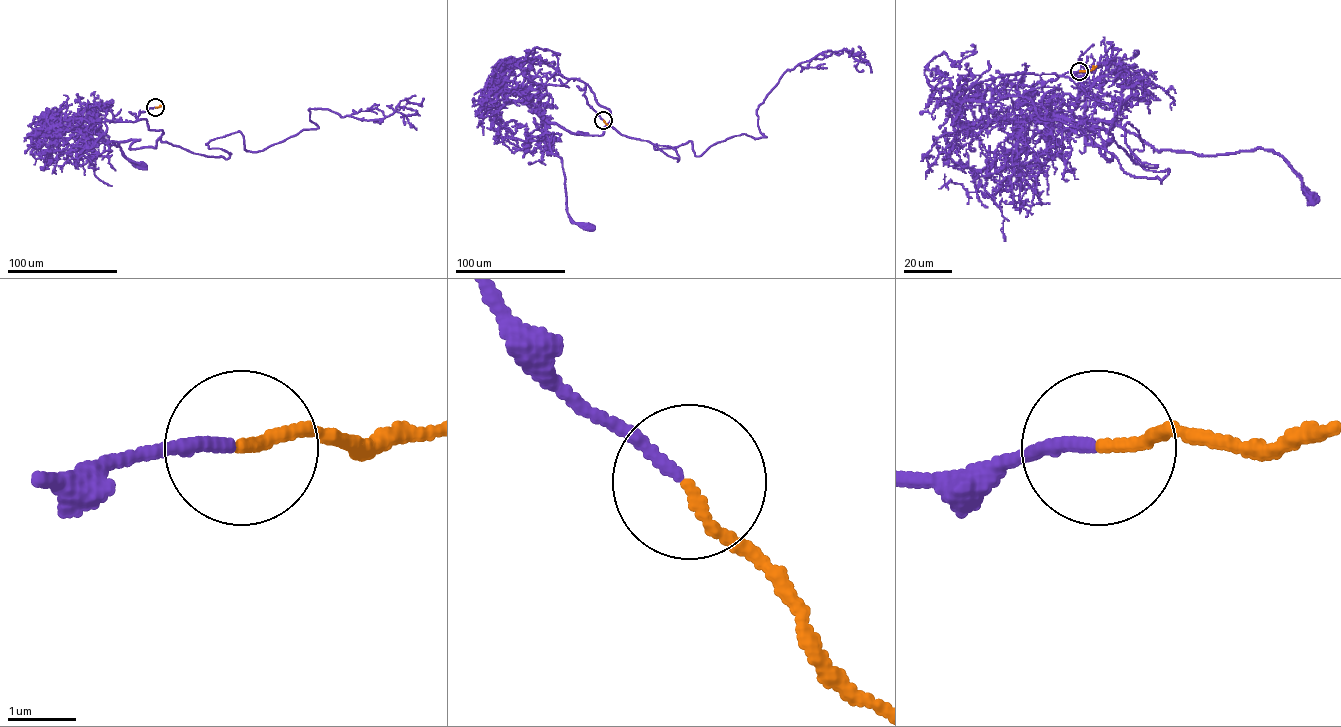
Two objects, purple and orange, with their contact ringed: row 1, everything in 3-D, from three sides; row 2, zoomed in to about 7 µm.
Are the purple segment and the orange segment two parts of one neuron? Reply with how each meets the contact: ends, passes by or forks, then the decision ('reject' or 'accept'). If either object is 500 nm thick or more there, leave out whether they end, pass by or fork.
purple ends; orange ends; accept

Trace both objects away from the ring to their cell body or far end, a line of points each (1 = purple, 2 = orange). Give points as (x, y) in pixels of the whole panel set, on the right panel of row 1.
1: (1080, 71), (1001, 99), (1079, 127), (1109, 161), (1085, 121), (1157, 151), (1274, 151), (1312, 201)
2: (1080, 71), (1096, 66)

